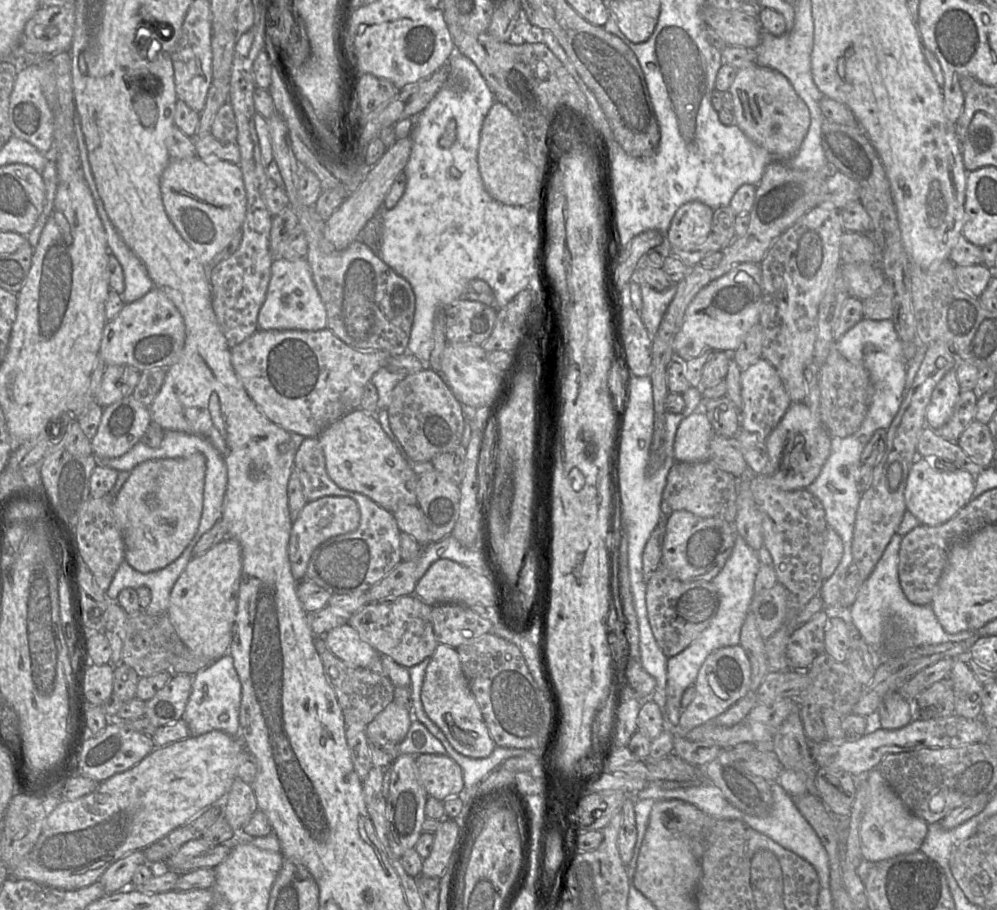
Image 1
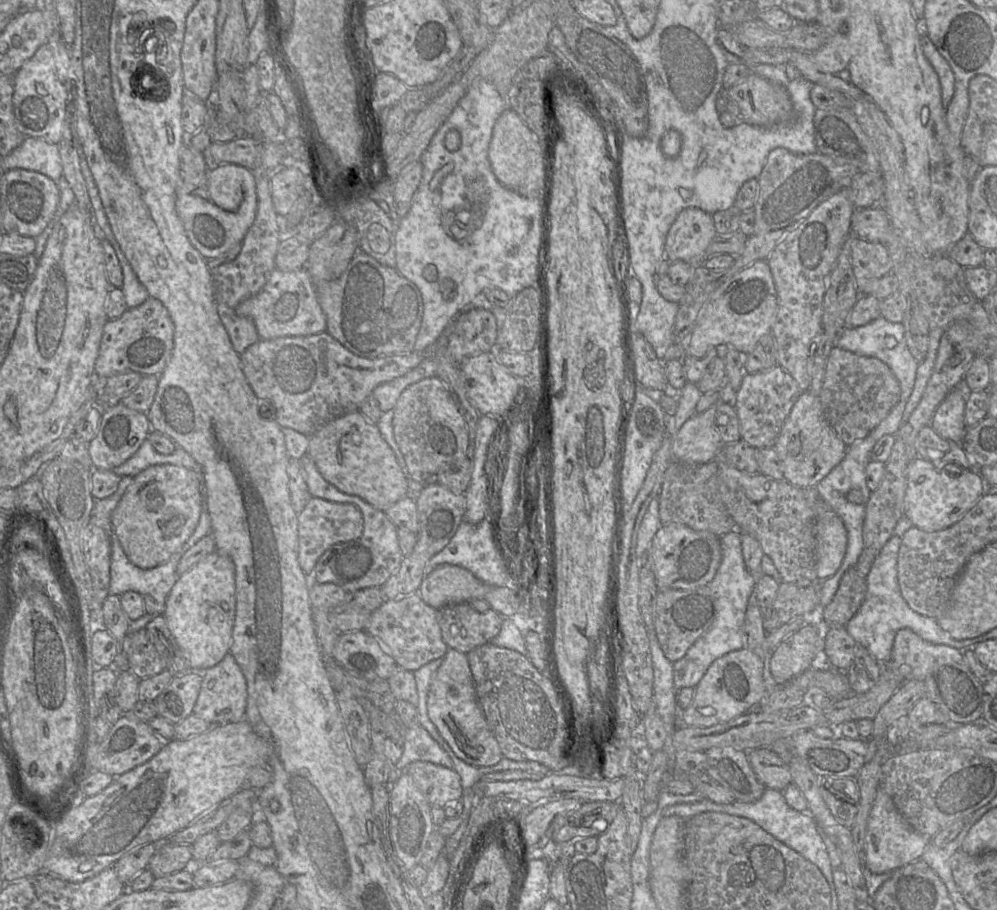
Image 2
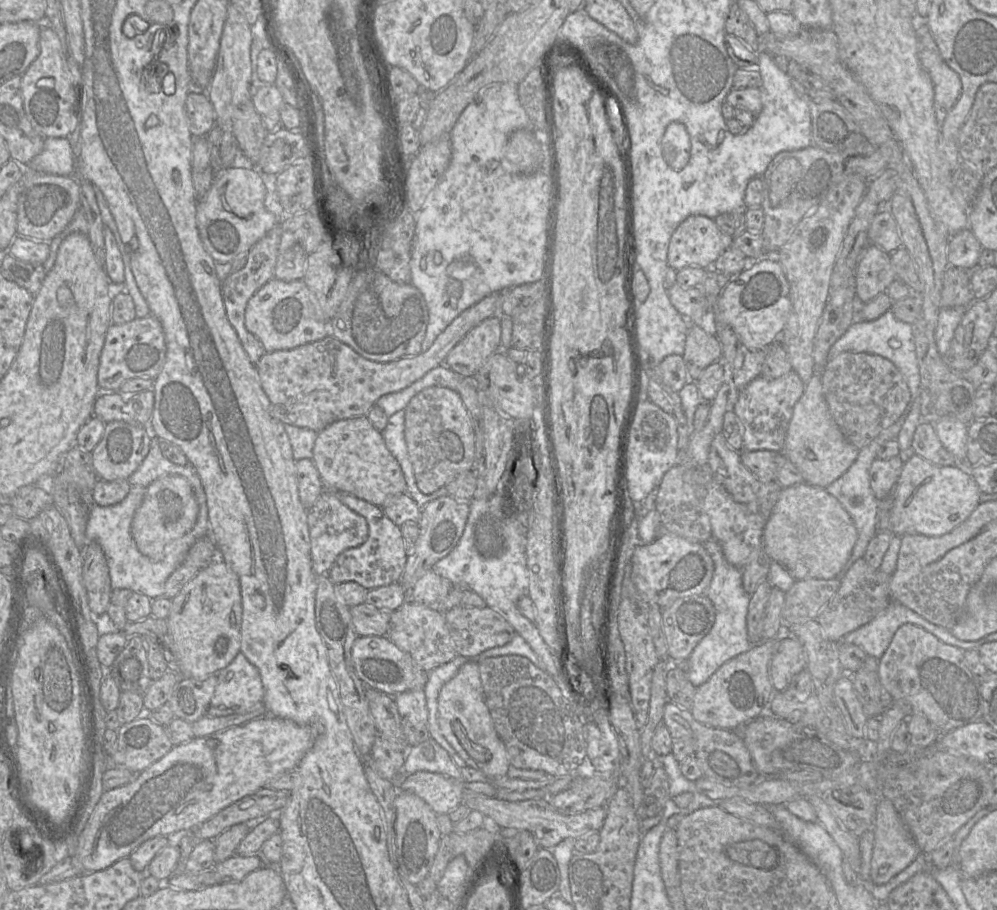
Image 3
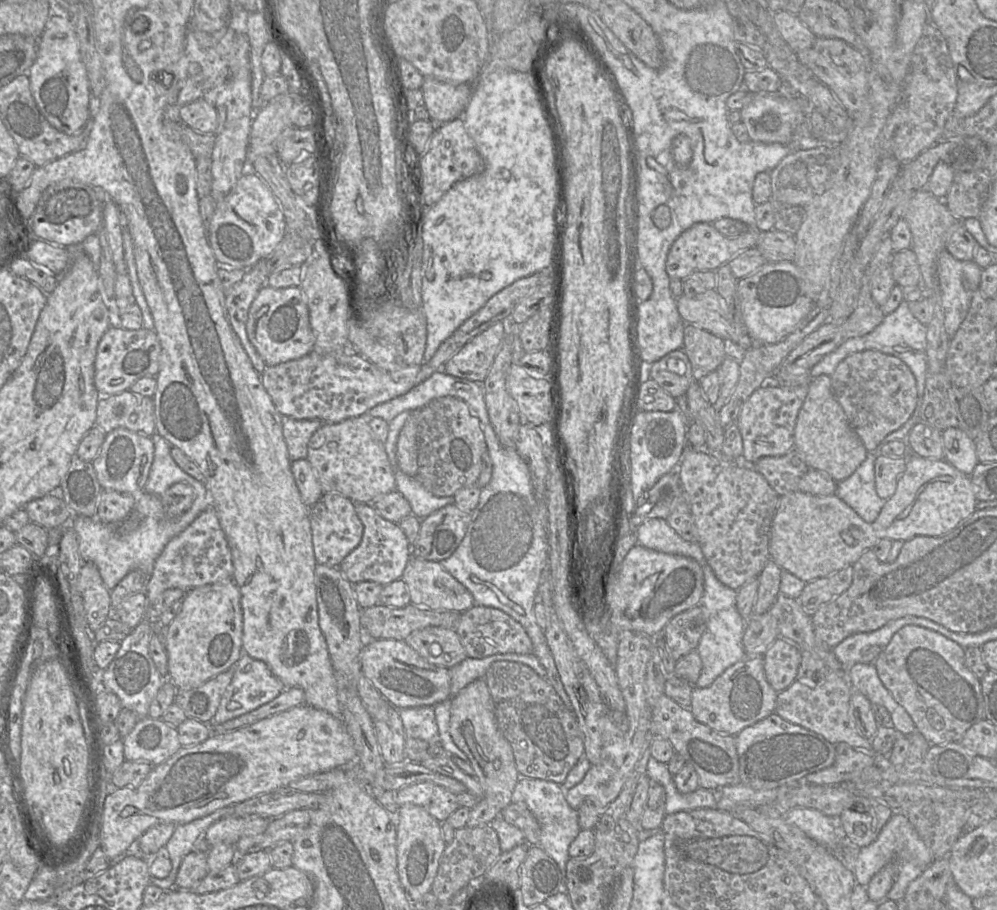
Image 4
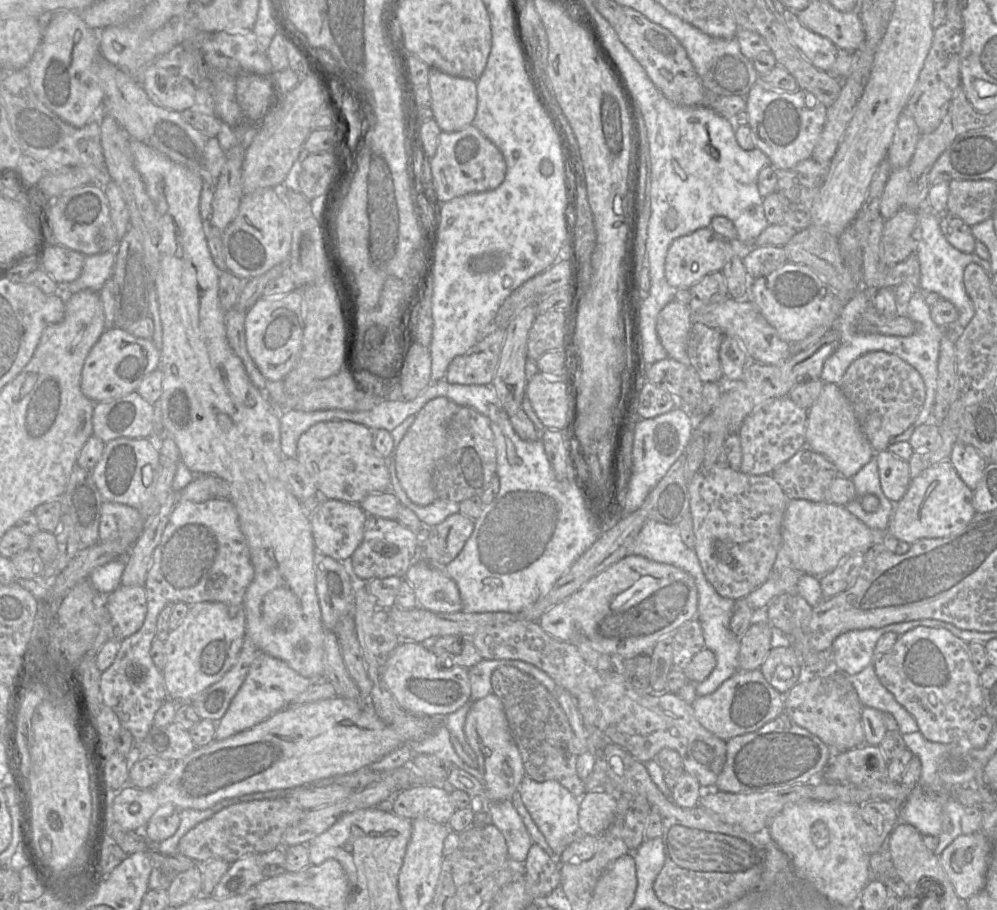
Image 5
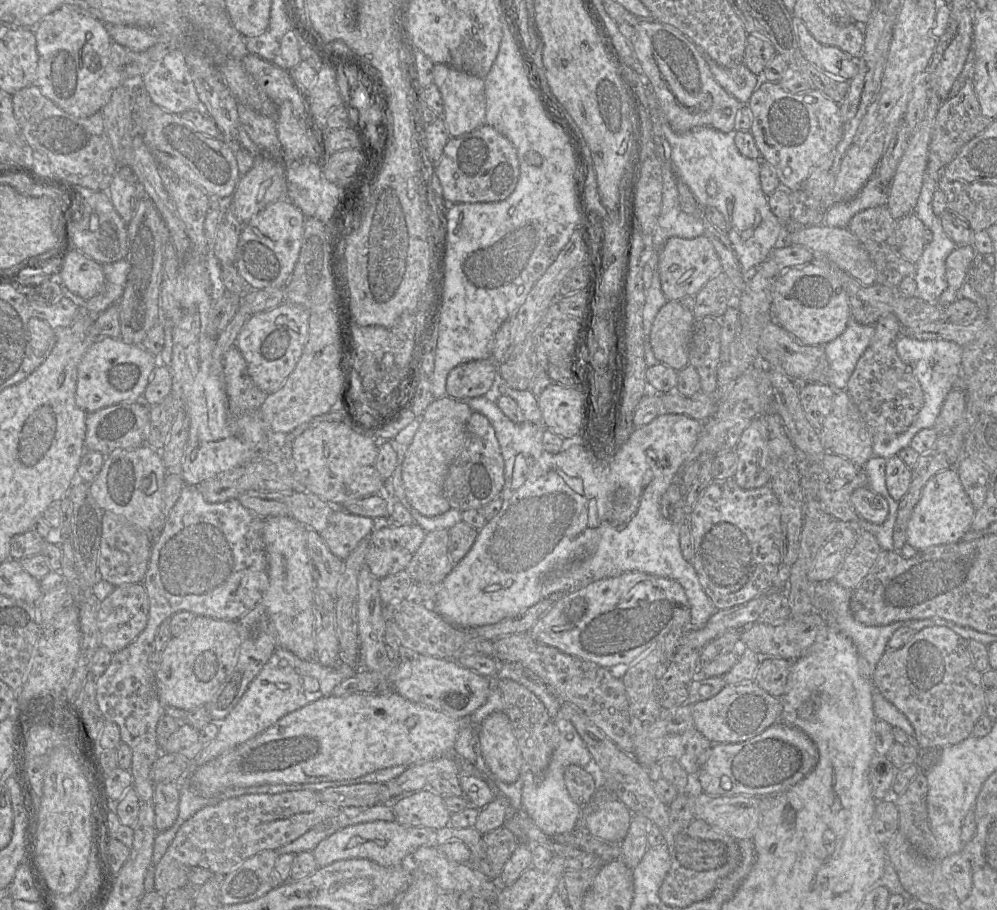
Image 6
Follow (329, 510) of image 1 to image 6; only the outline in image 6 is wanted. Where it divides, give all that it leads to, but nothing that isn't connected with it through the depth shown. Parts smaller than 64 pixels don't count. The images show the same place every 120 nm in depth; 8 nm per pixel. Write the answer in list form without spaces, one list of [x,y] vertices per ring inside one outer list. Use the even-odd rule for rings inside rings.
[[[337,507],[330,515],[327,527],[319,534],[329,550],[344,561],[363,539],[369,537],[379,522],[386,521],[354,515]]]

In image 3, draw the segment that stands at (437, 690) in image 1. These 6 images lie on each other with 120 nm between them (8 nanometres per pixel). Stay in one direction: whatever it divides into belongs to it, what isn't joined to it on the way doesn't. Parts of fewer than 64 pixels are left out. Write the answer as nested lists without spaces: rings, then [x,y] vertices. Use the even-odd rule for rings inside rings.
[[[466,662],[441,688],[438,696],[438,723],[443,736],[467,765],[490,779],[507,776],[510,767],[508,753],[496,732],[485,701],[478,663]]]

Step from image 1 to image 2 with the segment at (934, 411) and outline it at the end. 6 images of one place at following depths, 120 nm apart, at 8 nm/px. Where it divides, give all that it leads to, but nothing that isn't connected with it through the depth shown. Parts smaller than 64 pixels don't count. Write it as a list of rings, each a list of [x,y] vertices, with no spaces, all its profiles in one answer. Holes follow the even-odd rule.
[[[951,390],[936,408],[930,425],[942,438],[961,443],[967,430],[964,423],[966,390]]]

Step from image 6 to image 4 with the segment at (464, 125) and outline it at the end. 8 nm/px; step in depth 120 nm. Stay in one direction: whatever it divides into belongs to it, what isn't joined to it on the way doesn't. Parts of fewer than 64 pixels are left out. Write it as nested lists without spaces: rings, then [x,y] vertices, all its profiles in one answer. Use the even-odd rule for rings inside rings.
[[[424,76],[421,90],[430,120],[436,124],[462,117],[472,95],[470,84],[451,84],[429,76]]]

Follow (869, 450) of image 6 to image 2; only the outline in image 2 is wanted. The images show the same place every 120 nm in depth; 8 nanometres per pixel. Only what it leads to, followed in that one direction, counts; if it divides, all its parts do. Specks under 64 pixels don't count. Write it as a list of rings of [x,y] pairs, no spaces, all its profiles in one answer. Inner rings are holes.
[[[810,390],[796,399],[773,446],[782,462],[784,480],[800,488],[814,488],[845,457],[847,445],[827,422],[819,396]]]

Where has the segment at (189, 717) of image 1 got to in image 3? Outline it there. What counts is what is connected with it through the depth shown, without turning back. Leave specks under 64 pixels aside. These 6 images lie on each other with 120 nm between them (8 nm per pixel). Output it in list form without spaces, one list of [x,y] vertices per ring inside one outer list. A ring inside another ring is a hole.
[[[239,652],[232,662],[216,674],[217,684],[205,715],[222,717],[231,714],[244,714],[263,701],[264,688],[258,669]]]

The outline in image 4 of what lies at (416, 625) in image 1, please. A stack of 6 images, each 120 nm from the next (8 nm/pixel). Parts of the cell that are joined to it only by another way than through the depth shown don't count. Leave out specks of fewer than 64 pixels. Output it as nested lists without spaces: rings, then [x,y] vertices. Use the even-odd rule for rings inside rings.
[[[429,626],[413,631],[405,640],[429,663],[452,668],[467,658],[466,651],[455,630]]]

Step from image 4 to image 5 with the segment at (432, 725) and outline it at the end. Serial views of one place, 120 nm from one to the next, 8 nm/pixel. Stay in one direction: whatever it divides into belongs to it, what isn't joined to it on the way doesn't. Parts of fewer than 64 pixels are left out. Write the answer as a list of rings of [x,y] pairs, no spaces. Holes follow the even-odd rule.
[[[442,722],[434,732],[424,739],[410,742],[410,747],[414,754],[434,755],[440,759],[451,762],[454,767],[460,768],[473,775],[483,785],[483,776],[479,770],[468,766],[455,752],[451,742],[451,734]]]

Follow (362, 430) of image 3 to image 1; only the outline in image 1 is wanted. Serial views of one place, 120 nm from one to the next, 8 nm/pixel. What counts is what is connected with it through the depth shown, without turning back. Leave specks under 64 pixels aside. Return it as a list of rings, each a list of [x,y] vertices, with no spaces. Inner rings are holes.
[[[353,410],[328,425],[318,440],[327,474],[341,489],[363,494],[391,513],[402,504],[417,504],[418,476],[371,414]]]

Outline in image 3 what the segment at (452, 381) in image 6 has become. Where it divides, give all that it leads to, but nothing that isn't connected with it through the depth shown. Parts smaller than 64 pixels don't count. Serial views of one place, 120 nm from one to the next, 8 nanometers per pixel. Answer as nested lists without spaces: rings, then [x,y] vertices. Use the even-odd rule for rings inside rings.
[[[498,316],[486,318],[473,327],[448,353],[445,365],[454,372],[473,377],[501,343]]]

